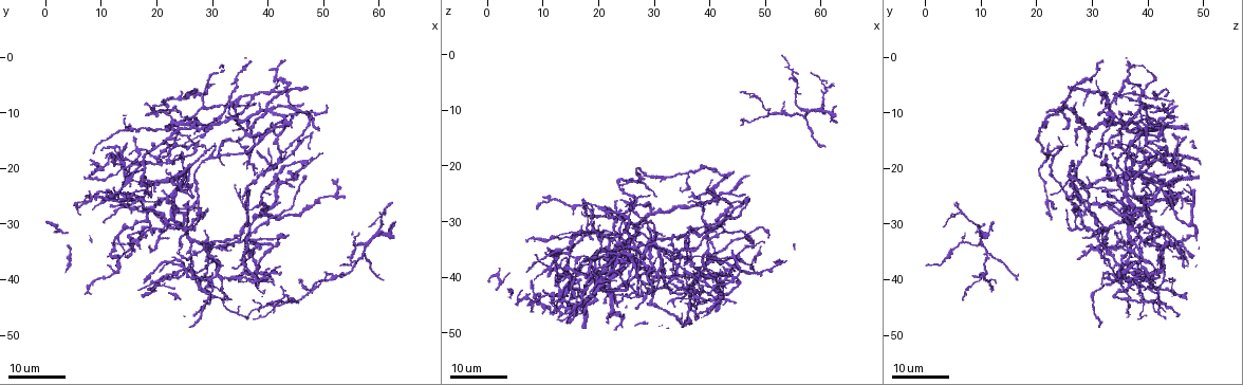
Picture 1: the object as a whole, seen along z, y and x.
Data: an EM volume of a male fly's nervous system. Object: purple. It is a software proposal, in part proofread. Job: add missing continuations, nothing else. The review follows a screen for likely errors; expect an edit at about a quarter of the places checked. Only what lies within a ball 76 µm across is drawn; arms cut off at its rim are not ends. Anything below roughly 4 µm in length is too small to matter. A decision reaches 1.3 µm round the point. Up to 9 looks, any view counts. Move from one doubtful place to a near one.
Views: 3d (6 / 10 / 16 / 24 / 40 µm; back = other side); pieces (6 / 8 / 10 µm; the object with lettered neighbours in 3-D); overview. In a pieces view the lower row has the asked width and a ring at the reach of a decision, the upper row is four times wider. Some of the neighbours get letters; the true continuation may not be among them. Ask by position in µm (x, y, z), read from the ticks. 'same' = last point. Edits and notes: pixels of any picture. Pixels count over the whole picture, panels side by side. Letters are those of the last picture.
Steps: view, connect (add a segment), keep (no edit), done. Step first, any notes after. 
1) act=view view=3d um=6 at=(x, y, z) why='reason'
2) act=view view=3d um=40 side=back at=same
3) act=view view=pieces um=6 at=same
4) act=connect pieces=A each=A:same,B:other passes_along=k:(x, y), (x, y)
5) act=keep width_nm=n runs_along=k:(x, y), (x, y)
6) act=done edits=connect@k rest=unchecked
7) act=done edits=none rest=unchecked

act=view view=3d um=24 at=(27.5, 29.0, 22.5) why='free end'

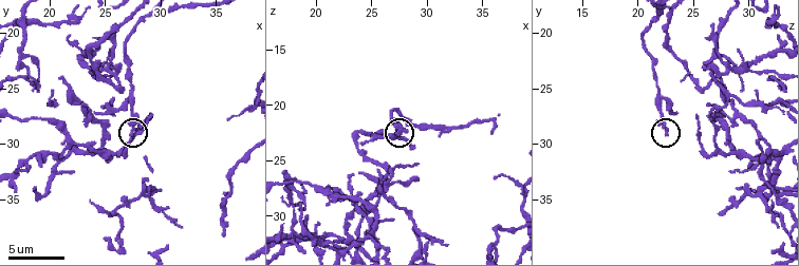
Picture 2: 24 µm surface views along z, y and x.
act=view view=pieces um=10 at=(27.2, 29.2, 22.6)

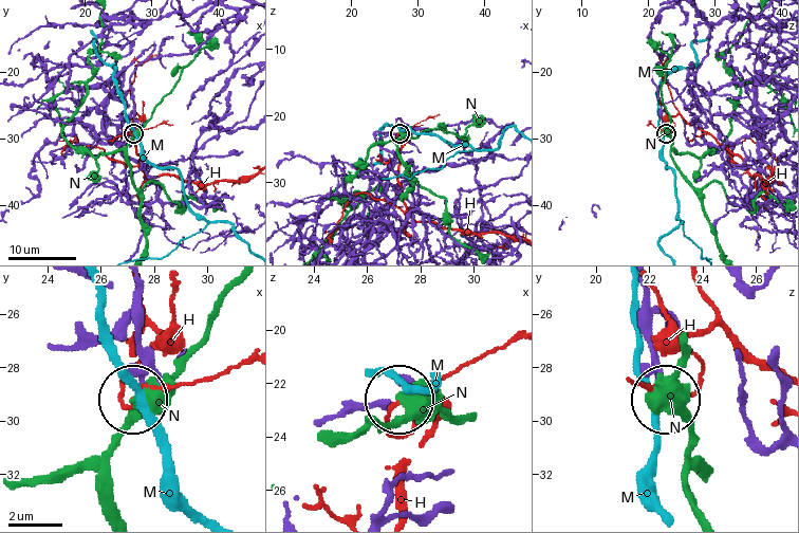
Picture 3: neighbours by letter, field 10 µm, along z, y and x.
act=keep width_nm=200 each=H:other,M:other,N:other runs_along=3:(110, 85), (129, 67), (138, 63), (130, 76), (133, 132) found='none of them fits'

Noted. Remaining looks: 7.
act=view view=pieces um=6 at=(29.0, 27.4, 26.6) why='free end'

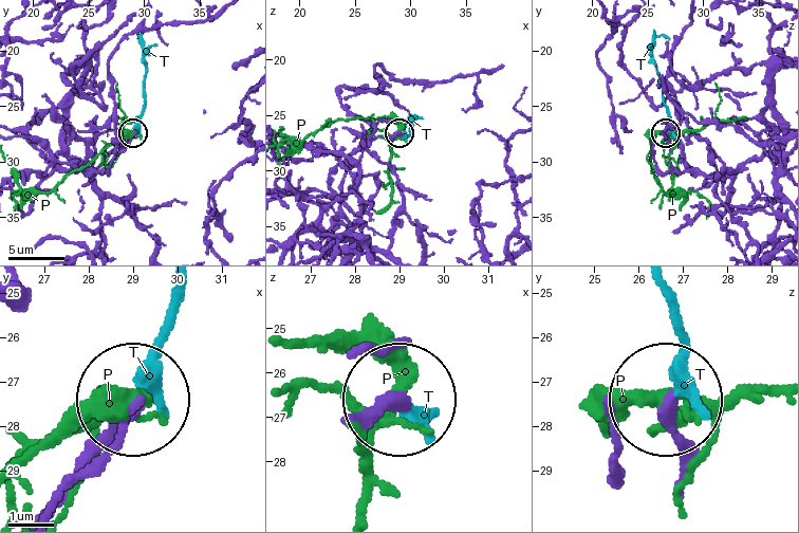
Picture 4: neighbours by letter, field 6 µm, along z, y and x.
act=connect pieces=T each=P:other,T:same passes_along=4:(684, 467), (672, 410), (680, 342), (661, 286) found='the neuron continues'

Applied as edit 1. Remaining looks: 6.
act=view view=3d um=10 at=(21.0, 31.0, 29.0) why='tapers out'

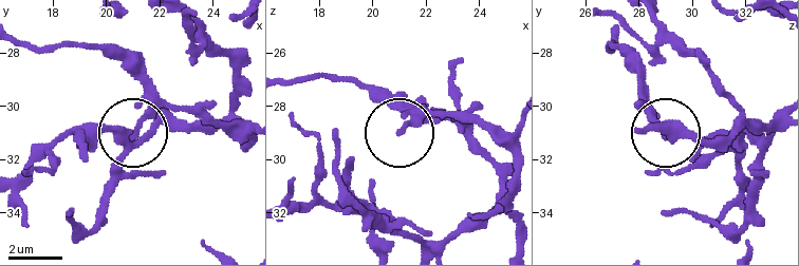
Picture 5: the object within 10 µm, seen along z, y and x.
act=view view=pieces um=6 at=(21.1, 31.1, 29.0)

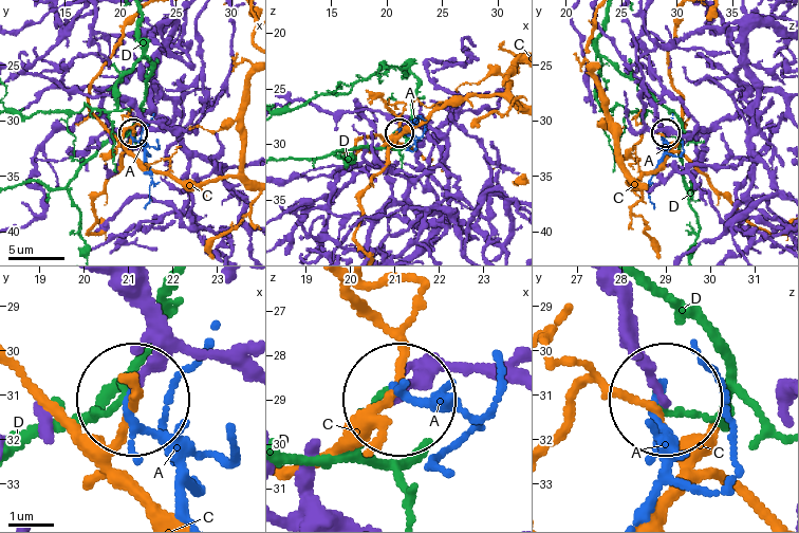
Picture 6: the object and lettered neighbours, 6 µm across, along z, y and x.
act=keep width_nm=150 each=A:other,C:other,D:other found='none of them fits'

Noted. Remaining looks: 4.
act=view view=3d um=16 at=(16.0, 35.0, 44.5) why='branch stops here'

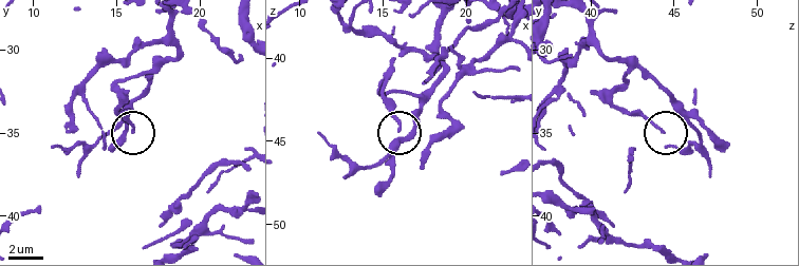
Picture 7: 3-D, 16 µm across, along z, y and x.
act=view view=pieces um=6 at=(16.1, 34.8, 44.3)

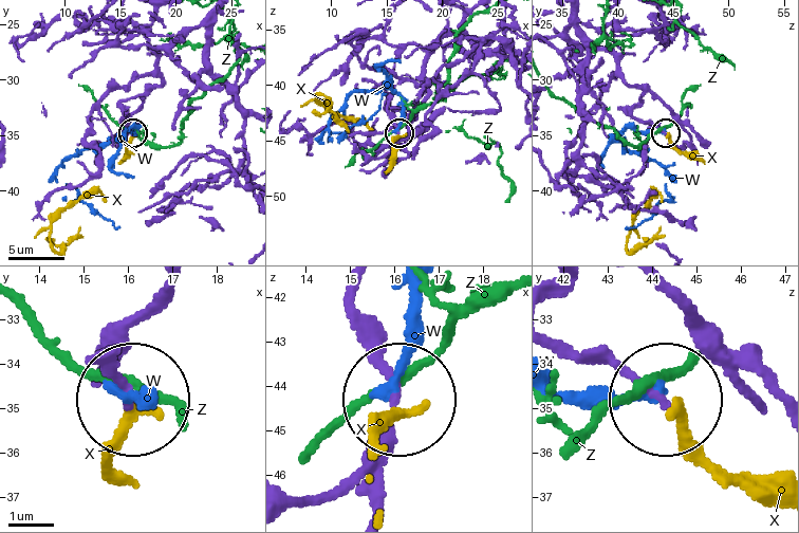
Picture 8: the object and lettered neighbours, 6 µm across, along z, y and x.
act=keep each=W:other,X:other,Z:other runs_along=8:(355, 291), (401, 401) found='no lettered segment goes on from it'

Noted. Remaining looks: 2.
act=done edits=connect@4 rest=unchecked

